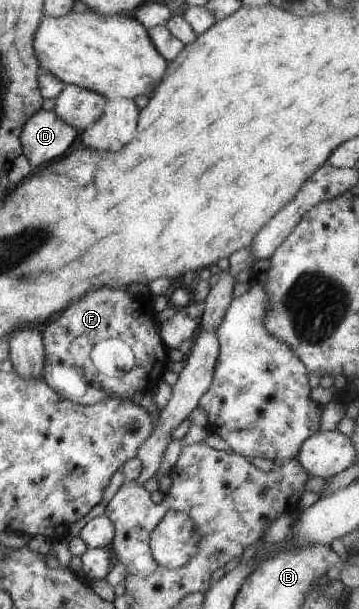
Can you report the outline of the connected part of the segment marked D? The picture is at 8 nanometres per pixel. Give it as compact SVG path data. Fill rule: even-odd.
M39 108L25 120L20 133L22 154L30 167L49 163L73 143L77 130L65 123L53 110Z

